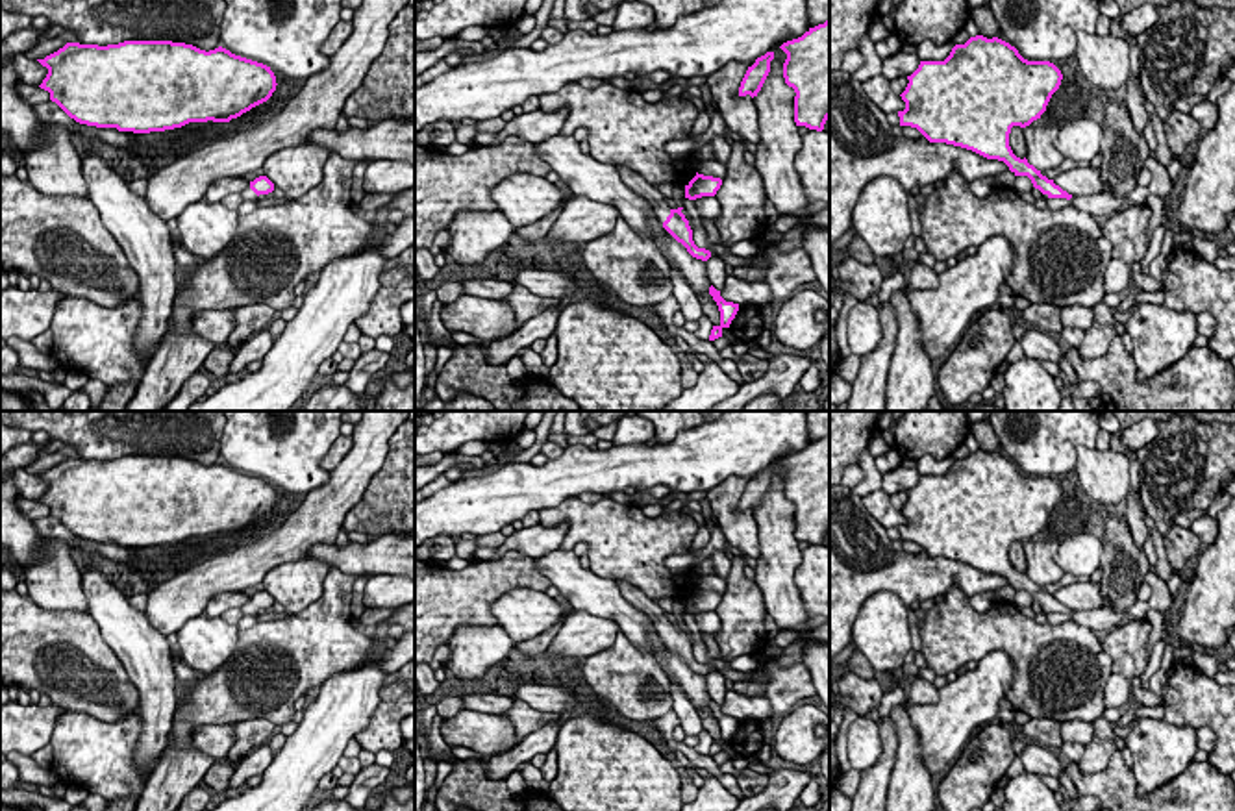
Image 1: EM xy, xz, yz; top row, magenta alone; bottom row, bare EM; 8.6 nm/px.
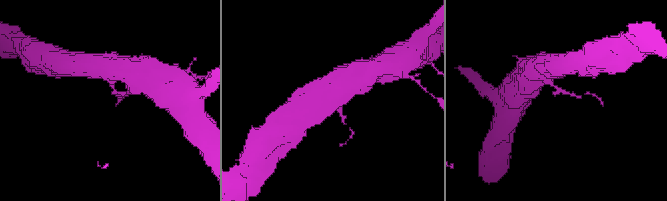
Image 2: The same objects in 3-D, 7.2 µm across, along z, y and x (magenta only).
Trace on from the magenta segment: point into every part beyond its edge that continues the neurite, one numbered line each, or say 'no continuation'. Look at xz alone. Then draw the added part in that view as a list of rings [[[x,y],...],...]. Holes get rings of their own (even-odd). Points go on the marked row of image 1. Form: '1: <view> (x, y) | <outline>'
1: xz (628, 176) | [[[615,165],[618,170],[620,180],[633,189],[635,193],[646,196],[655,211],[655,217],[665,222],[667,217],[670,215],[670,207],[665,200],[665,196],[654,187],[650,185],[646,180],[642,180],[635,170],[624,167],[624,165]]]

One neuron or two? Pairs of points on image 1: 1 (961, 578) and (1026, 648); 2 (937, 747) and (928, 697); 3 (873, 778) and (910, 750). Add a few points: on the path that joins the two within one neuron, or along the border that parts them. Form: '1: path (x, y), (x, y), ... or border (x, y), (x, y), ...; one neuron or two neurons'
1: border (945, 593), (958, 587), (969, 598); two neurons
2: border (939, 689), (939, 697), (934, 702), (913, 704); two neurons
3: border (893, 719), (898, 750), (885, 791); two neurons

